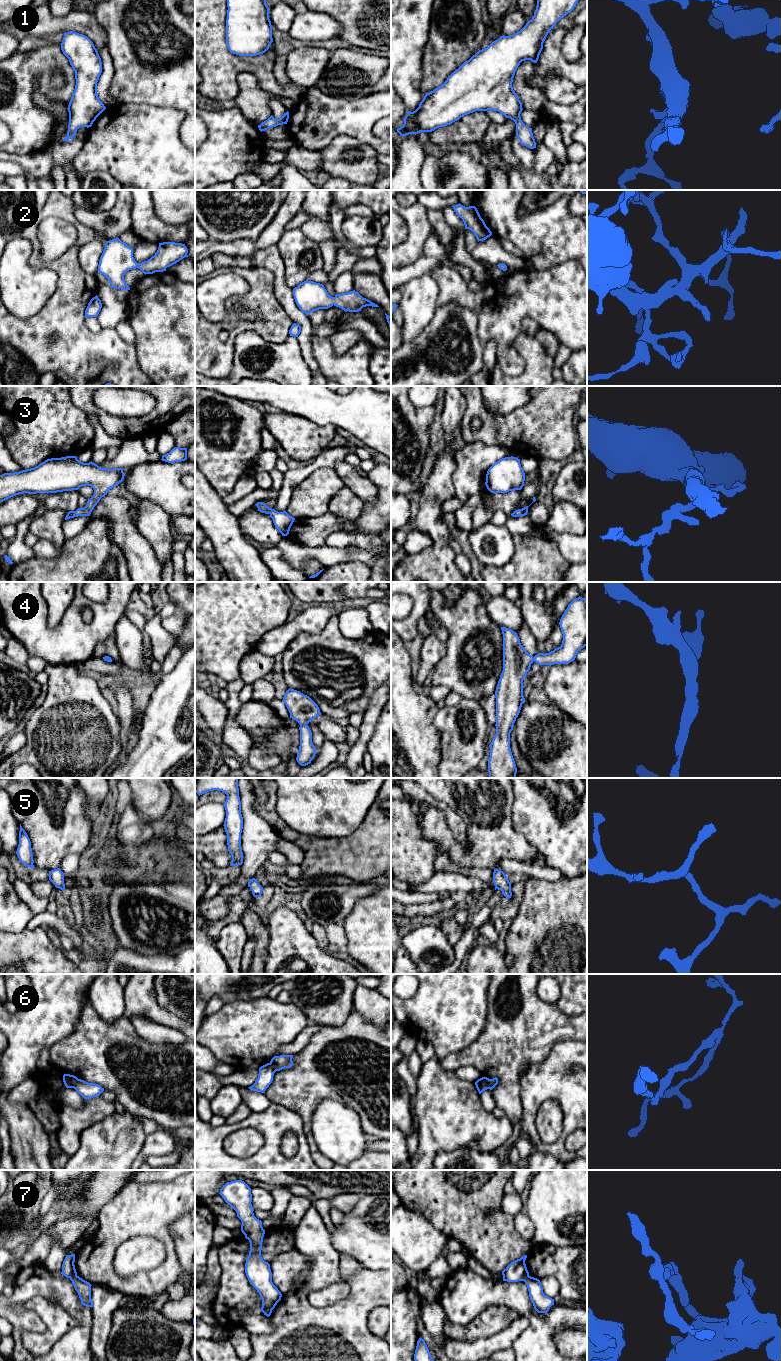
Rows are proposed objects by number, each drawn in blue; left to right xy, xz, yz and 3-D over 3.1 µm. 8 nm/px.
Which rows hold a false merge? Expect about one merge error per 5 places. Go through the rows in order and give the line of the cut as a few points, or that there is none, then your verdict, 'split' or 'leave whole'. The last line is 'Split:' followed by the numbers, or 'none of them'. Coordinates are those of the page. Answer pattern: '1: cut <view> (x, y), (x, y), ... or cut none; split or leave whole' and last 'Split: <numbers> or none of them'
1: cut none; leave whole
2: cut none; leave whole
3: cut none; leave whole
4: cut none; leave whole
5: cut none; leave whole
6: cut yz (481, 1078), (488, 1088); split
7: cut xz (275, 1304), (263, 1312); split
Split: 6, 7

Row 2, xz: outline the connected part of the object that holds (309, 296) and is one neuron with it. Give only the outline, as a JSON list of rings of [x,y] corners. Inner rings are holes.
[[[304,281],[293,289],[293,296],[299,309],[307,316],[309,313],[328,309],[333,305],[341,308],[345,312],[358,312],[363,307],[379,307],[370,300],[363,298],[355,290],[330,296],[323,284],[313,281]]]

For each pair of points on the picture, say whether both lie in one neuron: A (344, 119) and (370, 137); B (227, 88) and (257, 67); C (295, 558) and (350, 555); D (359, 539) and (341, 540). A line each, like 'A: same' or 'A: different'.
A: same
B: same
C: same
D: same

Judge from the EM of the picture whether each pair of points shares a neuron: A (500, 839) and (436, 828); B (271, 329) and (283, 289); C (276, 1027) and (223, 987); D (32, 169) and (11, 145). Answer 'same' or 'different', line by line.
A: same
B: different
C: different
D: different

